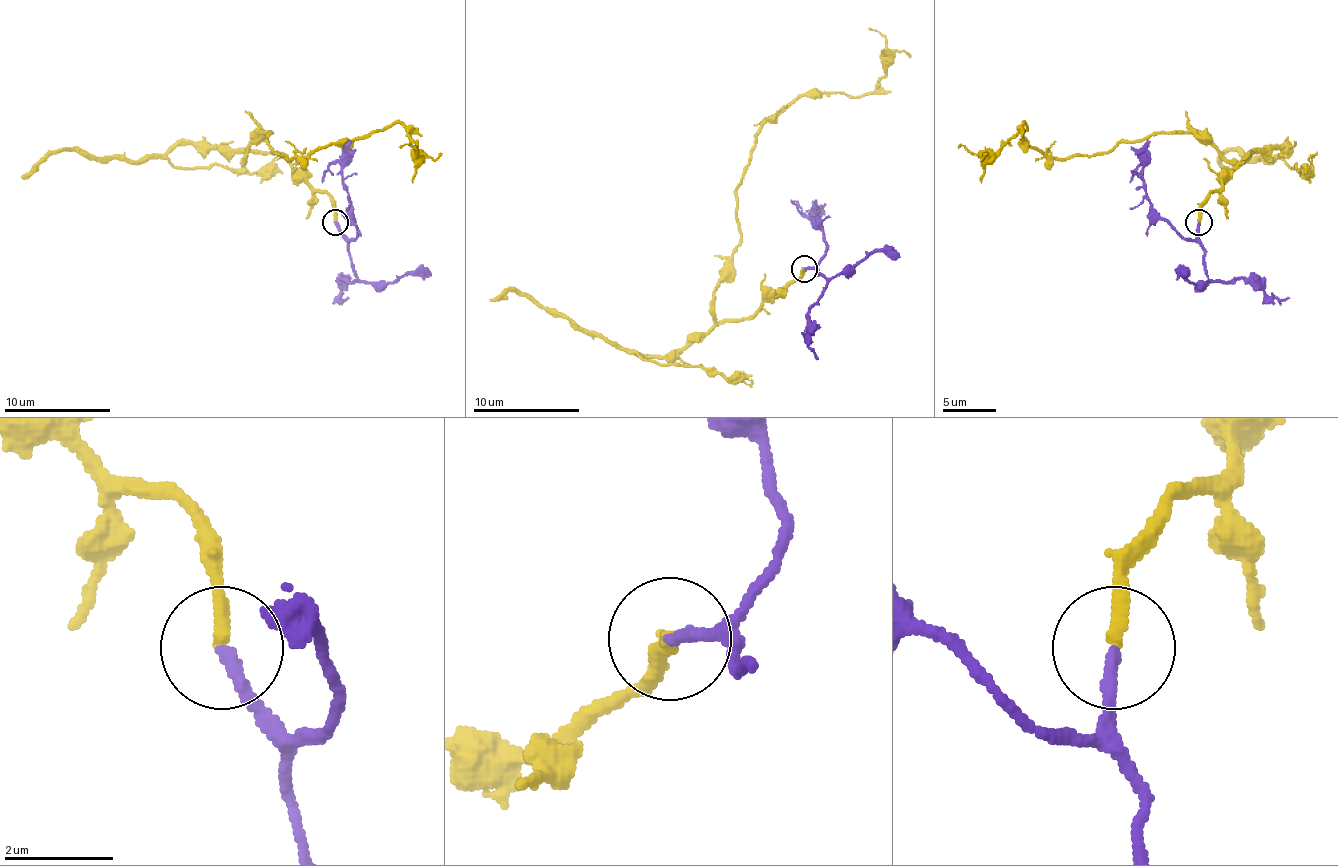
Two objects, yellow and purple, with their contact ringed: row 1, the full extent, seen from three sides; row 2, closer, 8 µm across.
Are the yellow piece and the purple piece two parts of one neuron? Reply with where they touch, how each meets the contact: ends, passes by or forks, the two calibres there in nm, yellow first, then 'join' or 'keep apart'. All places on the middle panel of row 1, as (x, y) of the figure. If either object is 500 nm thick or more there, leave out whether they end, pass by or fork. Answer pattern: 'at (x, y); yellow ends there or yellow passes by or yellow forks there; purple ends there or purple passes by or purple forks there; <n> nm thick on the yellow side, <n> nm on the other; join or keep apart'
at (804, 269); yellow ends there; purple ends there; 260 nm thick on the yellow side, 240 nm on the other; join

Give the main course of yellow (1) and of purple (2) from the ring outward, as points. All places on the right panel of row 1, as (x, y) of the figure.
1: (1199, 221), (1252, 152), (1226, 160), (1173, 134), (1048, 158), (1021, 136), (1024, 123), (995, 152), (958, 147)
2: (1199, 221), (1205, 275), (1210, 280), (1234, 283), (1250, 277), (1268, 296), (1289, 298)

